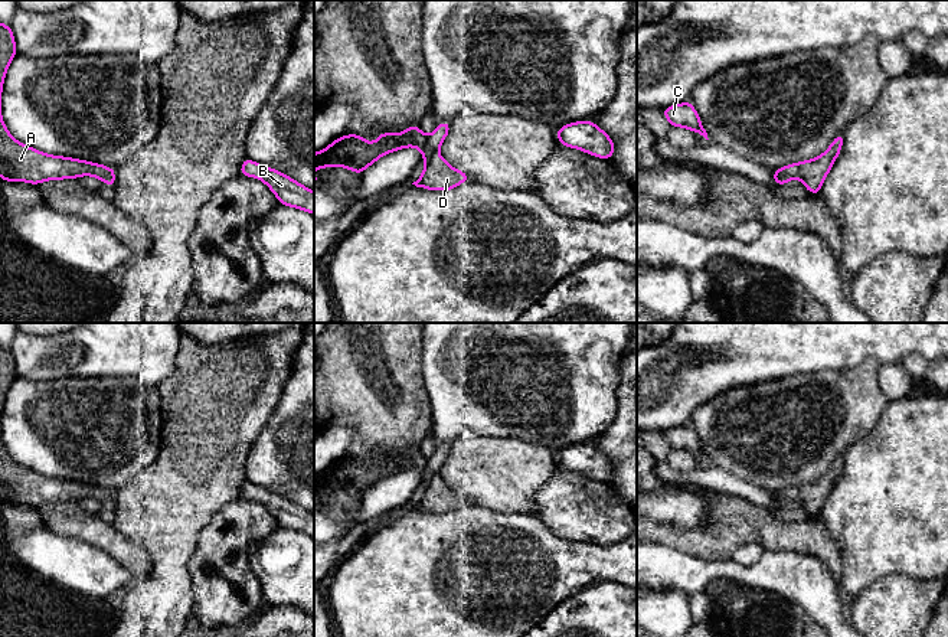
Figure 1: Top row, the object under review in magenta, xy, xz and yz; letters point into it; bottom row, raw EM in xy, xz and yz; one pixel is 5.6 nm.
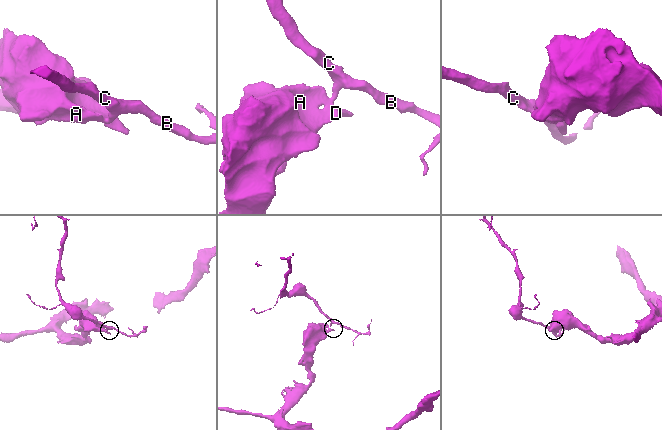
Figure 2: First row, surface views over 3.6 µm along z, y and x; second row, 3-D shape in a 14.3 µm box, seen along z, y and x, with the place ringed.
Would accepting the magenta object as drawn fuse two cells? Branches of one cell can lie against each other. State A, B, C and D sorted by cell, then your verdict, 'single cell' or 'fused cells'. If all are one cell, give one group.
A D / B C | fused cells

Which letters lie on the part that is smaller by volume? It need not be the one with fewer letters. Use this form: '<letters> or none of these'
B, C

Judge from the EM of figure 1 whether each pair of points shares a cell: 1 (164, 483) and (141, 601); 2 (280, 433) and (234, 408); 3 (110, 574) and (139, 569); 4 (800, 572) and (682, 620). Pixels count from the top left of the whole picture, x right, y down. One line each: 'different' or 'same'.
1: same
2: different
3: different
4: different

